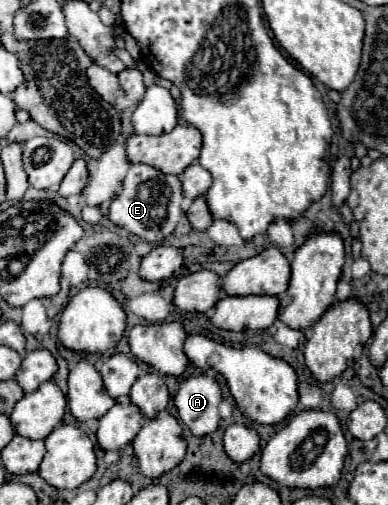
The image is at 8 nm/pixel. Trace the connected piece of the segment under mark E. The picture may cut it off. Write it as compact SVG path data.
M131 165L127 177L123 179L121 193L111 201L109 221L117 227L123 227L127 233L133 233L149 243L163 243L177 227L181 219L181 181L175 175L163 175L161 171L149 165Z

